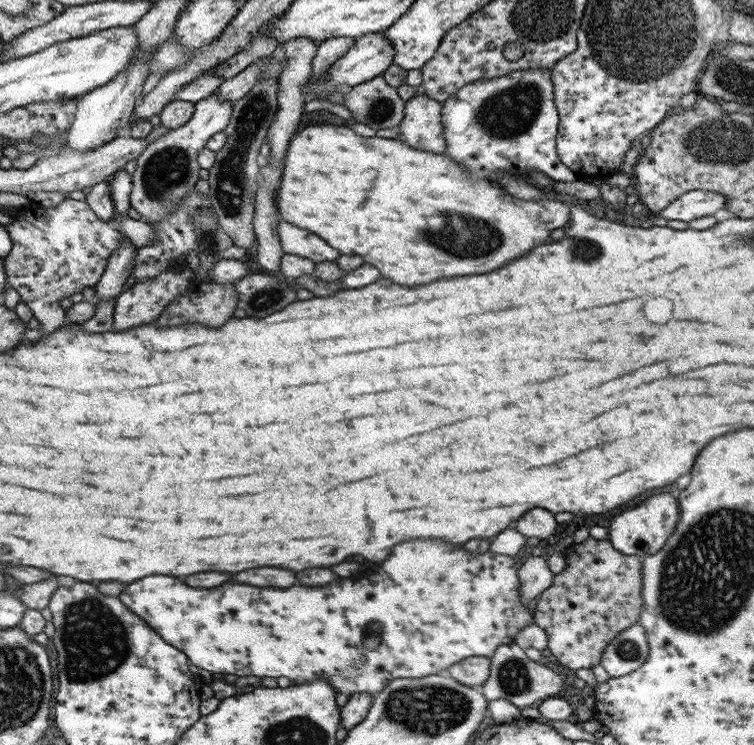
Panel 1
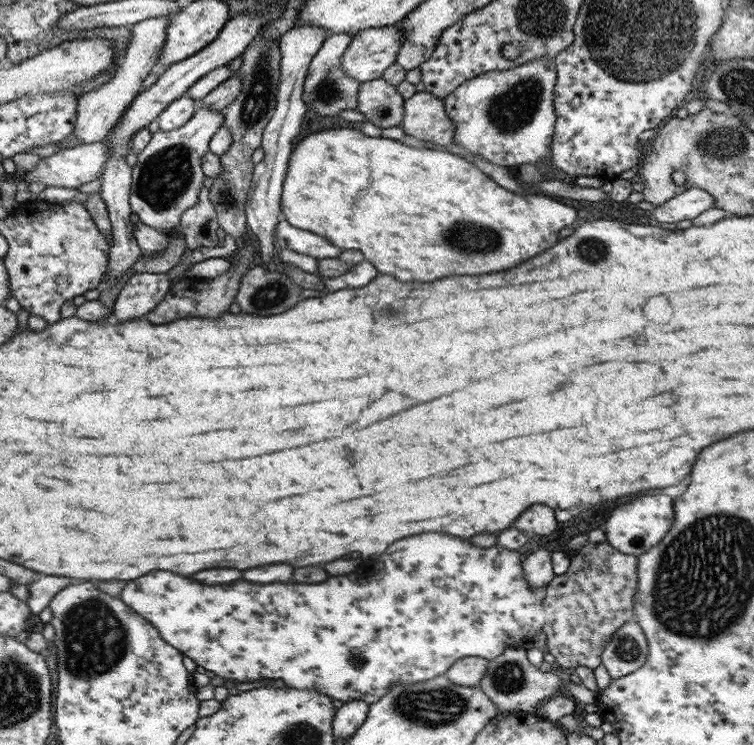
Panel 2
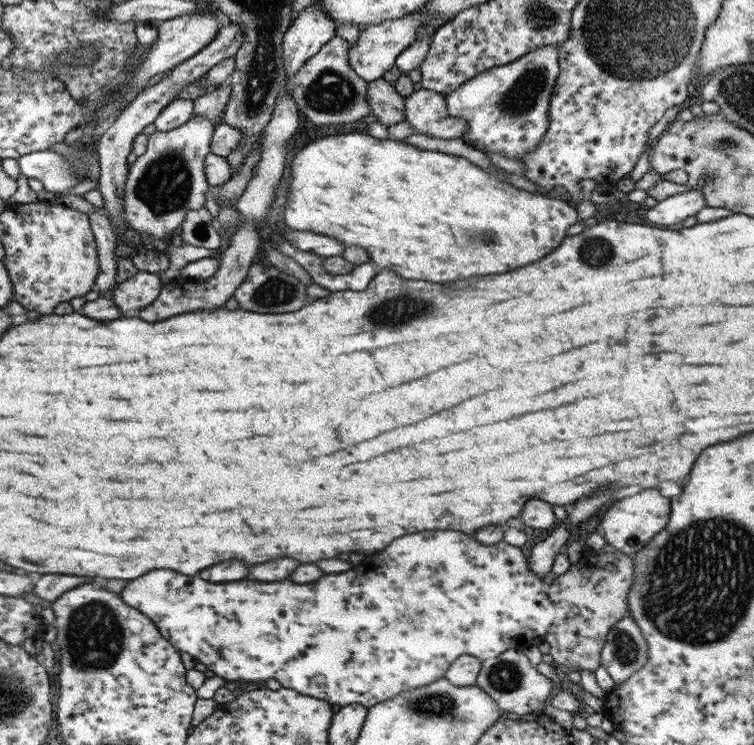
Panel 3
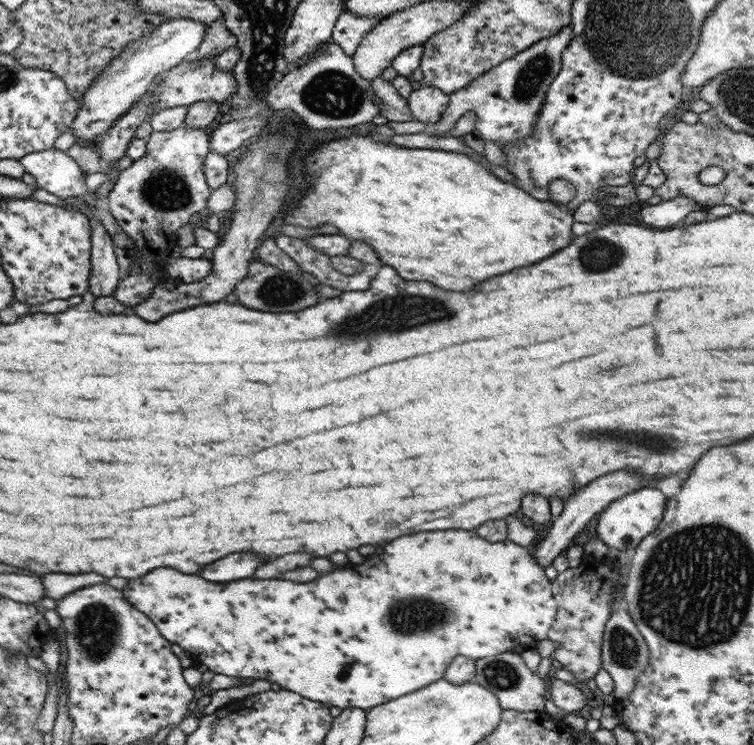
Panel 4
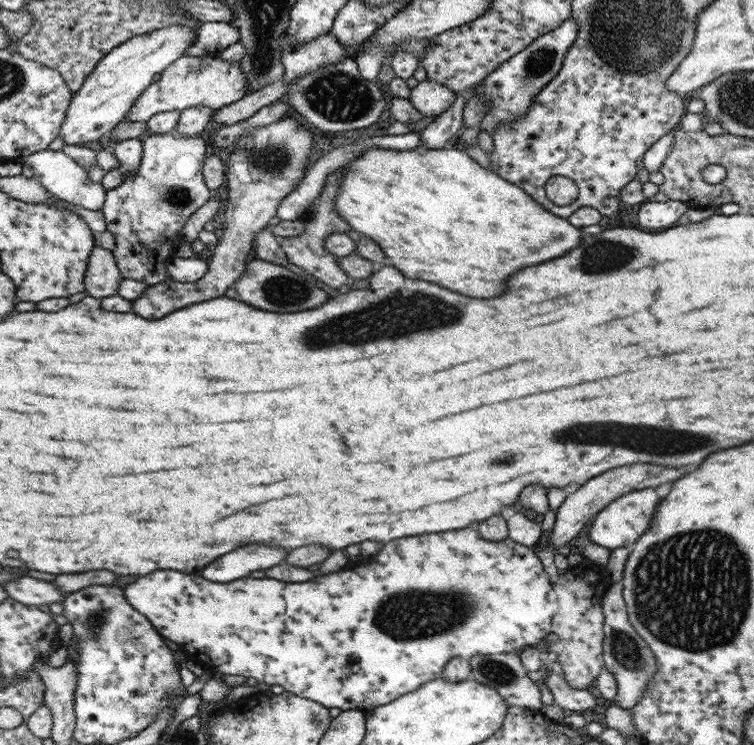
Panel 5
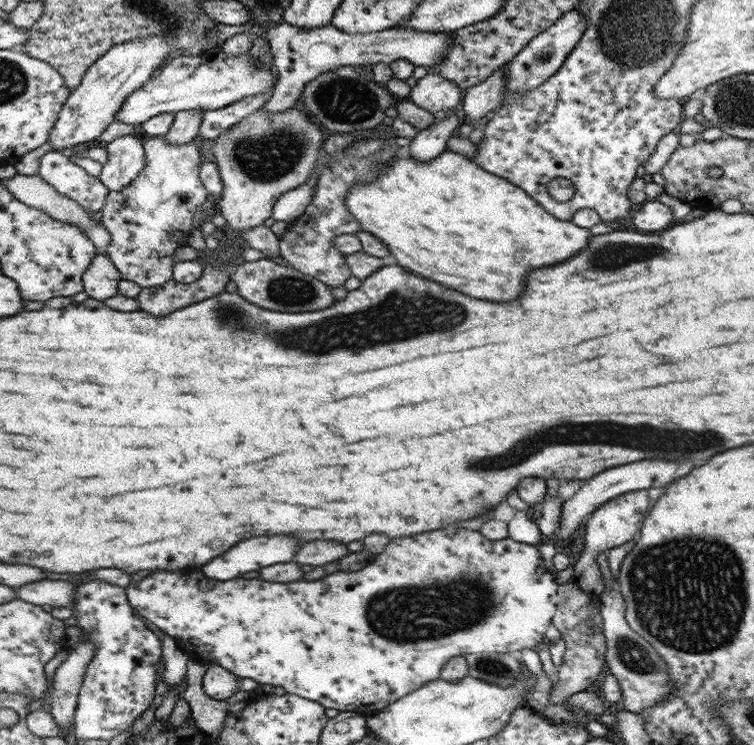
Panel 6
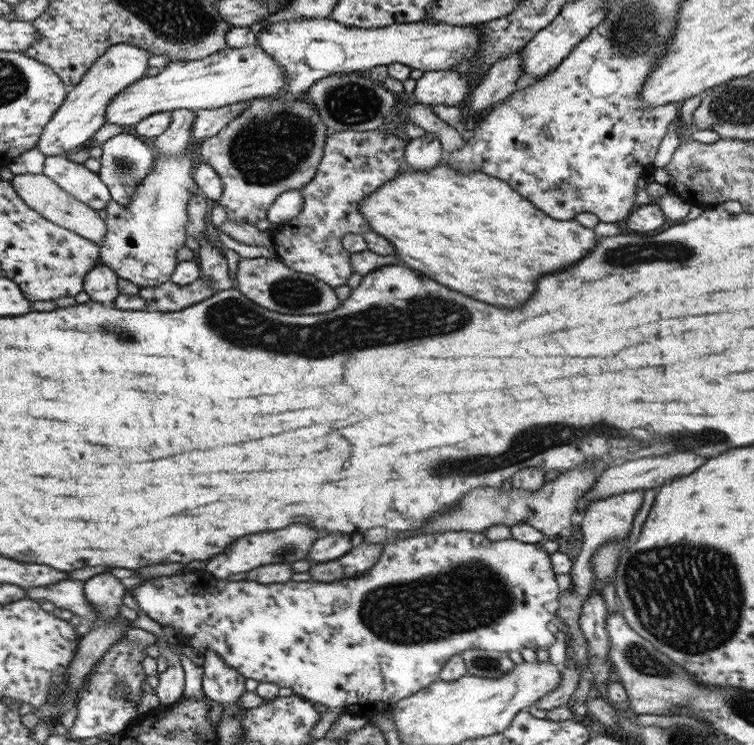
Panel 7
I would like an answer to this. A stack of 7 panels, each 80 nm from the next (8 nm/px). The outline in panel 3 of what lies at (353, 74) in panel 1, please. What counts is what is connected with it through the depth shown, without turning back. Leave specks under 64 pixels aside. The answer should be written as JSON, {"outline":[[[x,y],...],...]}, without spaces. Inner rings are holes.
{"outline":[[[420,8],[406,16],[394,20],[384,20],[380,24],[366,27],[359,39],[349,47],[348,62],[354,72],[368,82],[383,78],[384,73],[395,66],[395,59],[407,47],[420,37],[433,34],[444,23],[445,16],[431,16],[427,10]]]}

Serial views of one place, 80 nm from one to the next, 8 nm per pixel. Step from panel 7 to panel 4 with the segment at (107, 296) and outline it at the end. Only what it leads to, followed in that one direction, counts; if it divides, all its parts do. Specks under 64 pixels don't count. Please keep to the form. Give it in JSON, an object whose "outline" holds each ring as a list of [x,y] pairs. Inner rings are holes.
{"outline":[[[91,221],[93,242],[91,244],[90,291],[96,298],[113,296],[123,275],[114,253],[114,244],[100,221]]]}

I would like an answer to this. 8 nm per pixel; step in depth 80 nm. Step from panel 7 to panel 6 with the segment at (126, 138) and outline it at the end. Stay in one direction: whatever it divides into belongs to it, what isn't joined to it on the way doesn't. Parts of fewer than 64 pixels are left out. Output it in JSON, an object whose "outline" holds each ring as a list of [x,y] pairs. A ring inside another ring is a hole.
{"outline":[[[137,135],[121,136],[106,146],[109,159],[99,179],[110,191],[122,191],[138,178],[146,167],[145,147]]]}

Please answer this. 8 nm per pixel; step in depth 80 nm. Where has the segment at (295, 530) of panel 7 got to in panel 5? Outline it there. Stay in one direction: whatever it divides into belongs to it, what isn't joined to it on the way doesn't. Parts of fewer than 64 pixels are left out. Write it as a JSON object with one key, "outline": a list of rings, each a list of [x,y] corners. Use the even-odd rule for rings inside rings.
{"outline":[[[268,546],[238,548],[228,556],[220,556],[218,566],[214,562],[208,564],[208,568],[202,570],[202,576],[208,576],[208,580],[211,581],[232,582],[248,576],[250,572],[272,568],[274,564],[280,564],[284,558],[286,552],[280,548],[268,548]]]}

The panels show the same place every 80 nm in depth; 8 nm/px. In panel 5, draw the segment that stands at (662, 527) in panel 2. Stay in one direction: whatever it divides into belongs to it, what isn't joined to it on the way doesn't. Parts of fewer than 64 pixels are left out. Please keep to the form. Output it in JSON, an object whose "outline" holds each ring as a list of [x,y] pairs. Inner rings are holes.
{"outline":[[[654,486],[623,494],[617,500],[610,502],[593,519],[590,529],[592,543],[609,548],[611,551],[620,546],[631,547],[650,528],[658,504],[661,502]]]}

